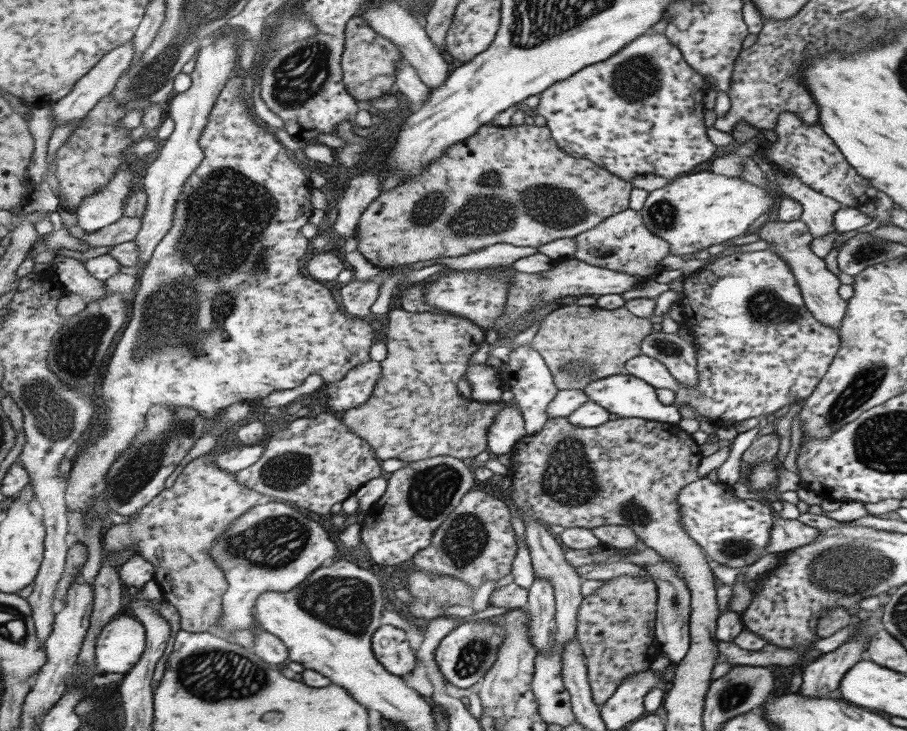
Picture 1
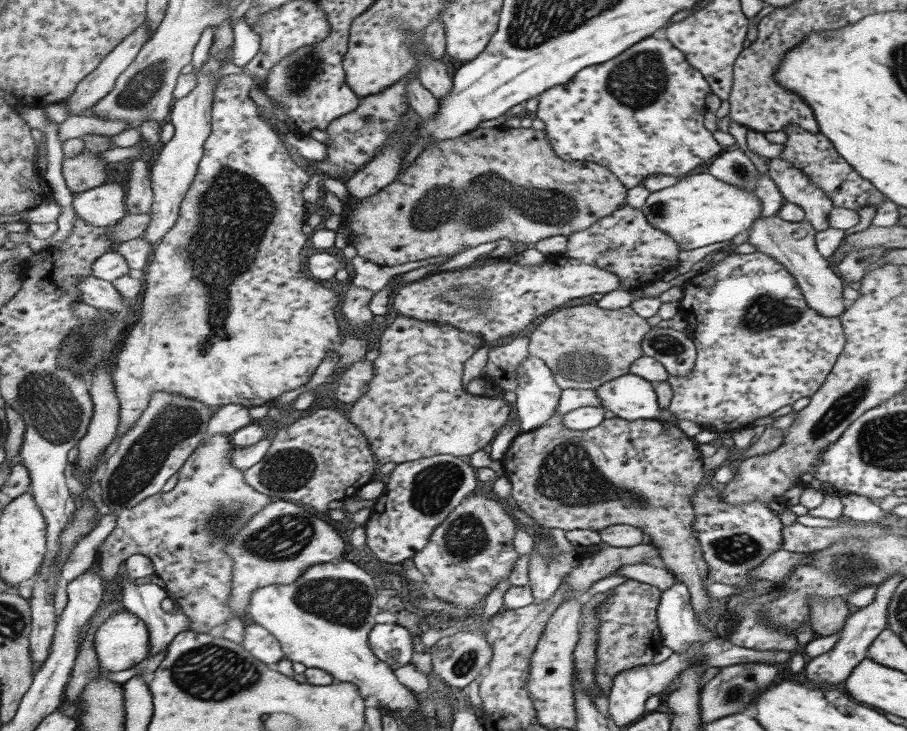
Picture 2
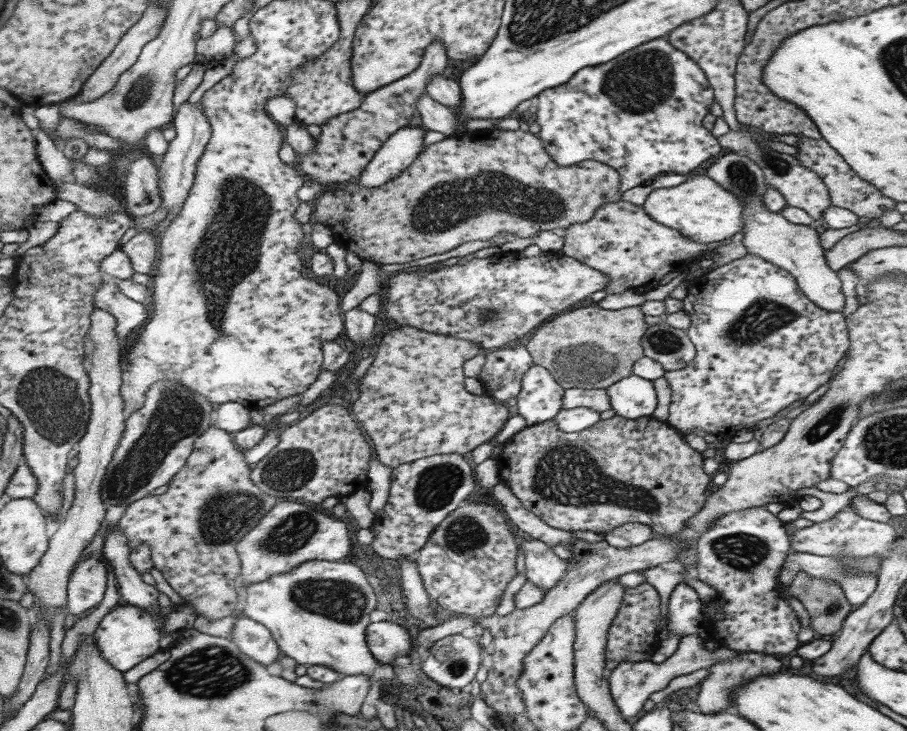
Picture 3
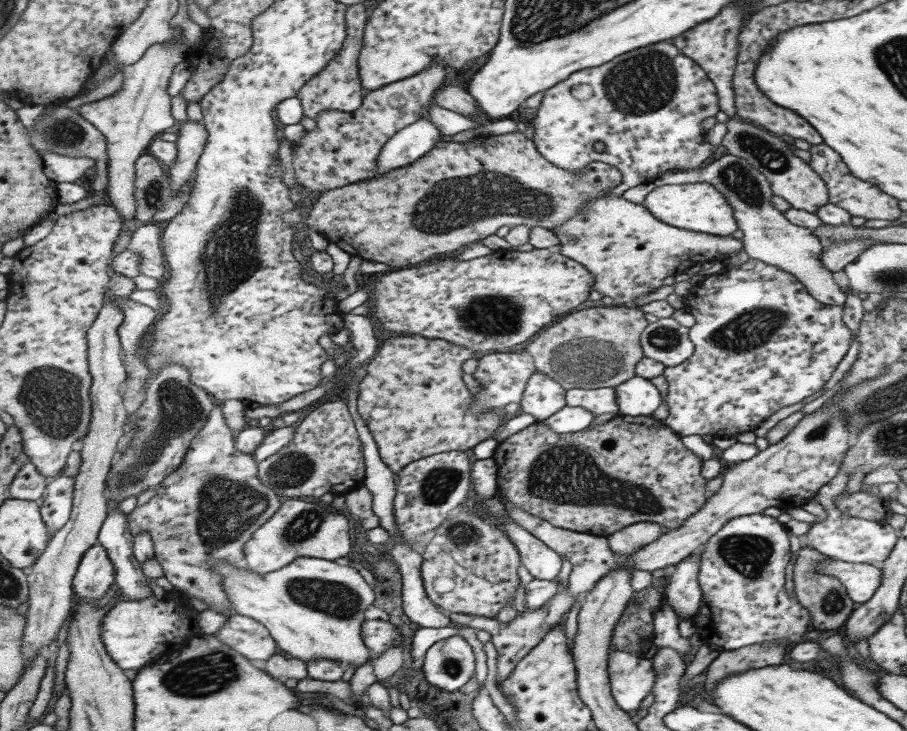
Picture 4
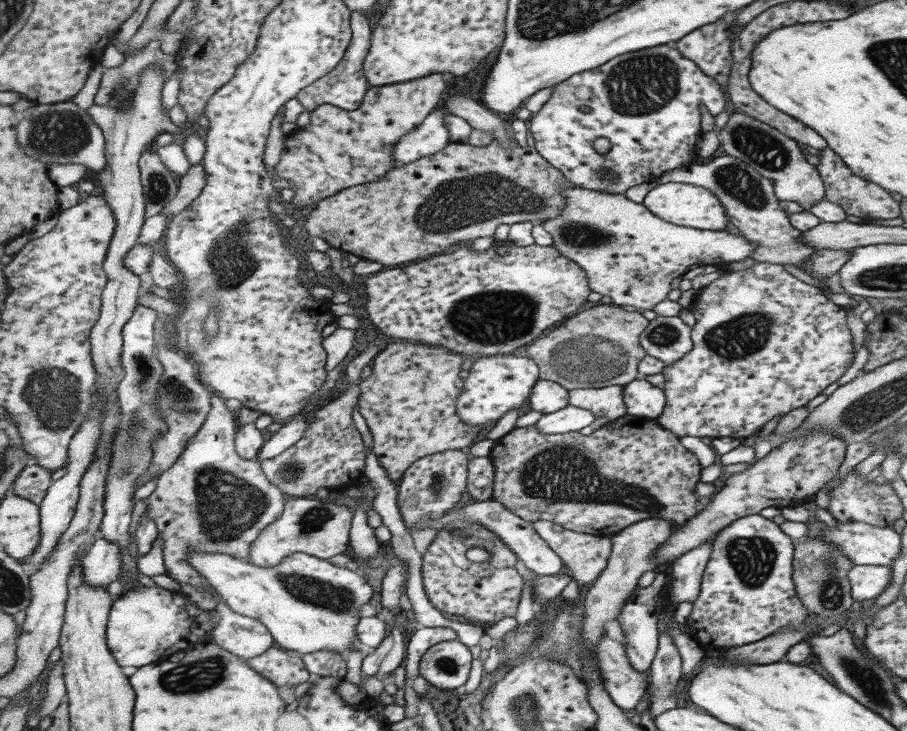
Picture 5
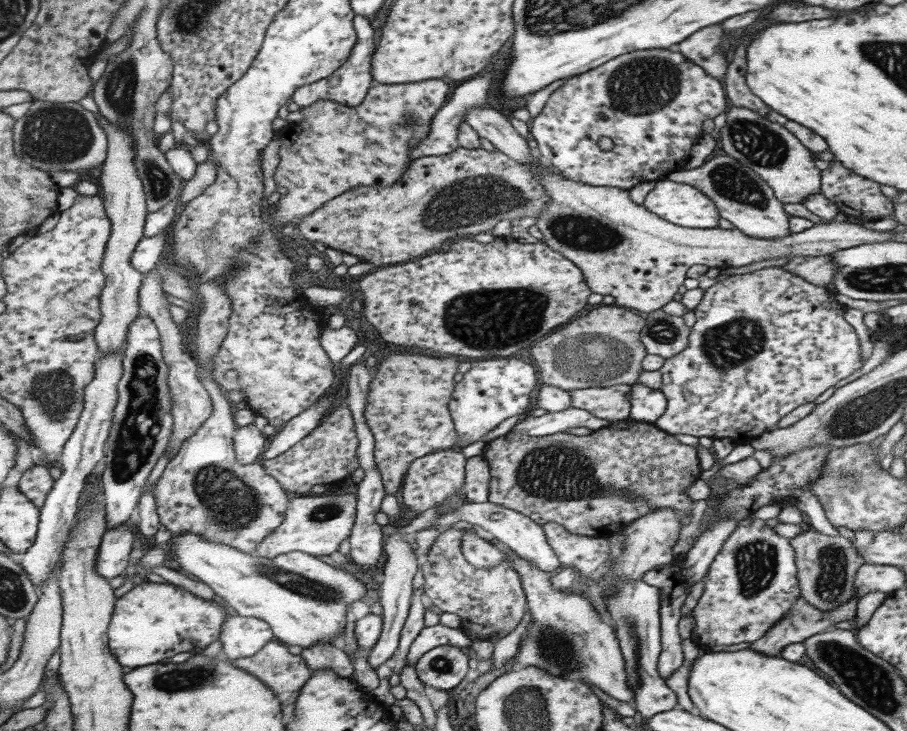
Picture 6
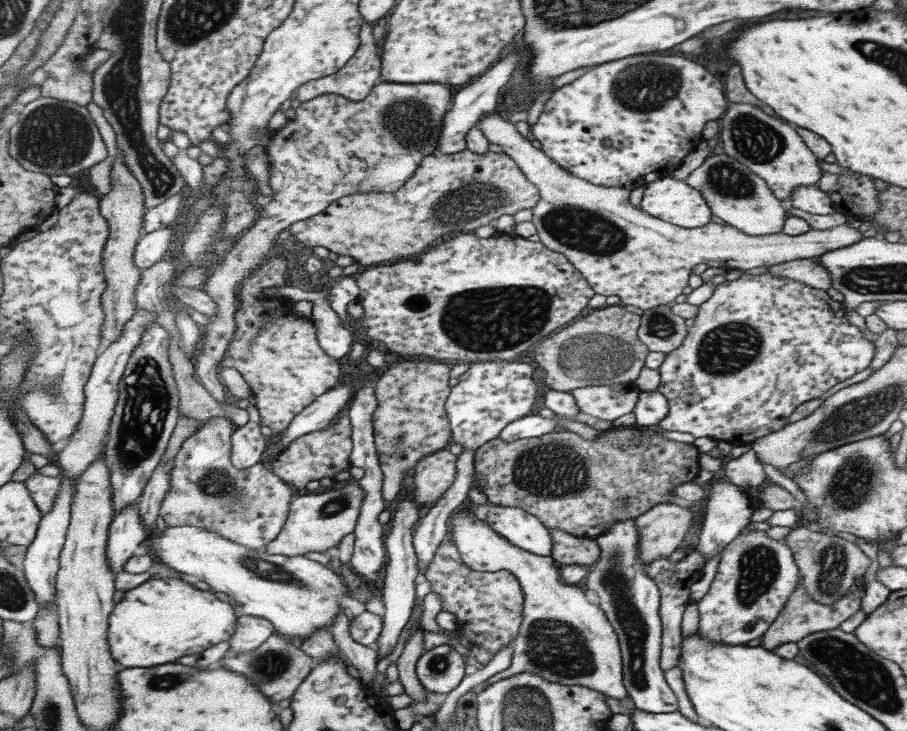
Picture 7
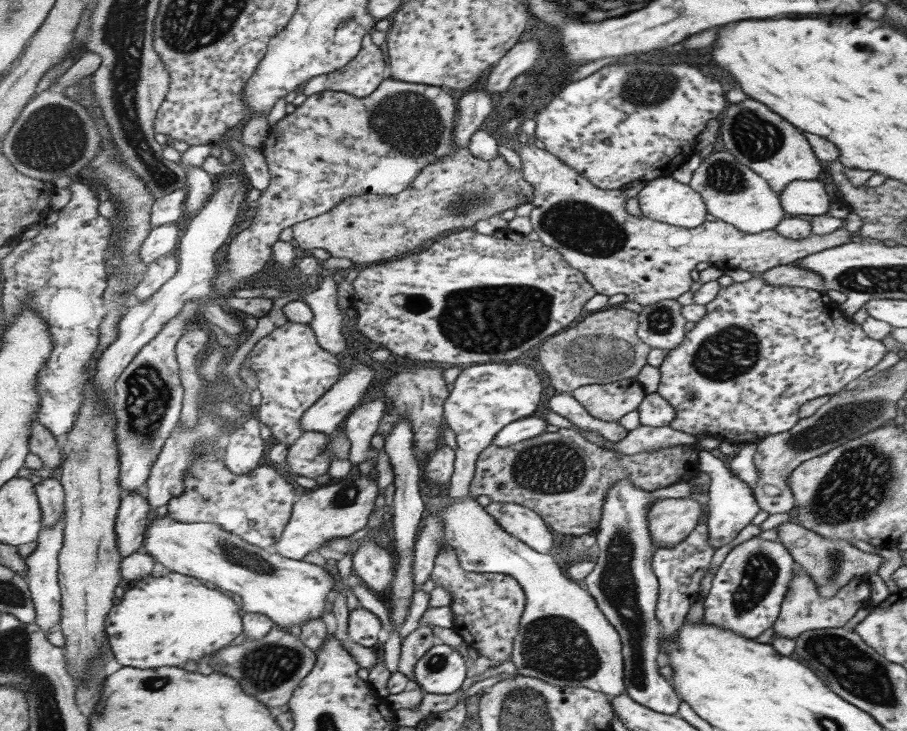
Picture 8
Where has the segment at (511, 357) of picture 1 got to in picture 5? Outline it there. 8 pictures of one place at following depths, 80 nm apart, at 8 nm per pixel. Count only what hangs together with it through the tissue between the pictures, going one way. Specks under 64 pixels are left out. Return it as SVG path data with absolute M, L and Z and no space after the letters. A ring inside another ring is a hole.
M538 379L529 391L529 408L543 414L551 414L568 406L567 391L556 383Z

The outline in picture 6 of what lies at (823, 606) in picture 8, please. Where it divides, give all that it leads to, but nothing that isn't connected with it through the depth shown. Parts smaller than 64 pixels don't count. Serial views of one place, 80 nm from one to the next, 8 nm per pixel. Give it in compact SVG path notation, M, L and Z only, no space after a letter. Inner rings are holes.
M853 594L850 600L845 602L844 605L823 612L822 610L811 606L803 597L798 596L795 599L795 602L790 606L790 611L787 611L786 615L771 626L771 628L769 628L761 638L754 640L755 642L751 643L747 650L757 651L758 653L767 656L778 656L779 652L787 647L787 644L803 643L806 638L809 638L809 636L833 628L832 626L837 624L837 622L853 619L855 616L857 600L857 596Z

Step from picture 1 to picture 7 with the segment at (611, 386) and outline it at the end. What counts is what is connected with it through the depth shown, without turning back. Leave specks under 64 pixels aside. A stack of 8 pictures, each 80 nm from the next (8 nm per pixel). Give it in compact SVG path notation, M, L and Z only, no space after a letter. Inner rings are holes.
M639 391L637 403L631 413L634 415L635 426L654 426L667 416L666 399L656 391Z

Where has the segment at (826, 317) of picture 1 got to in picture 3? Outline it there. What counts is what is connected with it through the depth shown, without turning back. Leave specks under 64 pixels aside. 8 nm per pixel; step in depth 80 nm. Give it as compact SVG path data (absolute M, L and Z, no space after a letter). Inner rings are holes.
M729 152L717 158L703 174L715 180L721 188L729 188L728 191L737 196L744 206L742 245L746 248L746 252L787 271L795 279L799 290L816 307L841 313L844 294L840 289L840 280L835 271L826 265L824 250L821 248L817 232L803 224L791 224L780 213L769 212L765 208L762 194L765 194L766 184L763 173L757 165L741 154Z

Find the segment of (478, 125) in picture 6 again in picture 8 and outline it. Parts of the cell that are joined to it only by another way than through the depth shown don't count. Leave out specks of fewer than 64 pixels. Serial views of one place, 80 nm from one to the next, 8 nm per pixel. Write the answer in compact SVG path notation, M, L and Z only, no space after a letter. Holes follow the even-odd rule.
M503 126L494 127L491 136L495 137L499 144L505 145L519 155L522 176L534 187L534 196L529 202L530 212L527 216L531 230L545 246L559 252L571 268L583 273L586 281L594 288L594 294L608 297L613 294L625 294L625 301L647 307L660 300L675 299L688 291L692 283L689 272L698 262L706 262L722 271L741 268L747 272L765 272L774 266L793 263L814 252L821 252L826 248L833 248L853 240L845 229L838 228L827 234L810 233L799 240L791 240L783 238L774 229L747 234L717 219L703 221L695 228L681 228L645 216L633 217L624 208L624 201L627 199L621 188L615 190L597 188L579 176L573 168L563 165L545 149L534 147L531 142L518 143L516 132L506 133Z

